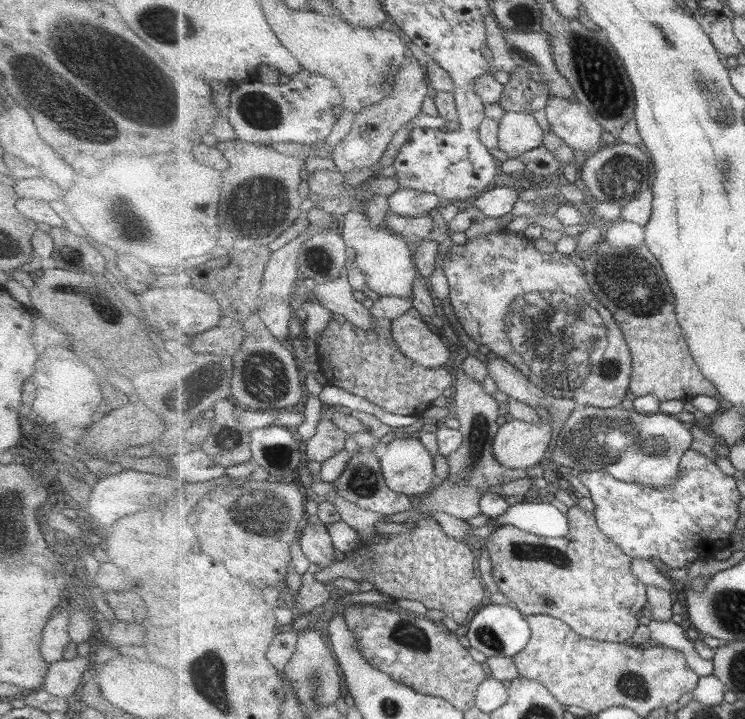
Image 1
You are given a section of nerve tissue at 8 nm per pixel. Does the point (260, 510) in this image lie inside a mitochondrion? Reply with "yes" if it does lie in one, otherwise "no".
yes

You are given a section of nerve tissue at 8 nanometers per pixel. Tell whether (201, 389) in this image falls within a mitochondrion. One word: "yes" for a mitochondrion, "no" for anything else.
no

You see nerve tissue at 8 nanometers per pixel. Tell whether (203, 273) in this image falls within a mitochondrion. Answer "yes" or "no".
no

